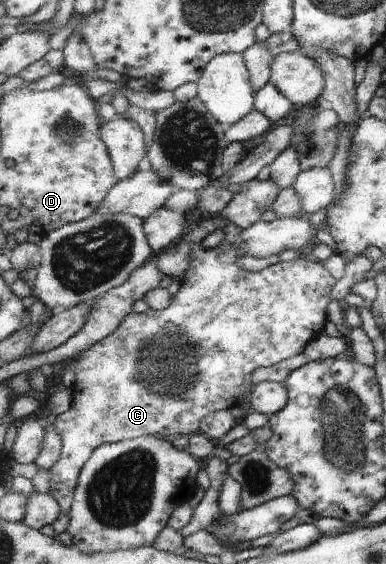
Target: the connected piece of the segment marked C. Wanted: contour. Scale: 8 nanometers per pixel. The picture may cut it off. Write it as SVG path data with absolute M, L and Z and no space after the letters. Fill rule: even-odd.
M212 217L204 218L202 224L198 224L198 228L190 230L188 238L195 242L194 254L191 258L190 270L186 273L178 292L173 296L172 304L167 309L149 308L141 313L132 313L128 315L122 324L106 338L95 342L90 348L87 348L78 359L72 360L70 364L65 366L65 370L70 370L75 374L75 382L72 384L73 403L69 411L64 414L57 415L55 421L55 429L59 431L63 440L58 462L51 468L51 483L54 492L52 496L59 501L62 513L70 513L73 505L73 496L79 483L79 476L84 465L91 458L92 453L106 443L119 443L129 441L138 437L147 437L154 435L155 437L174 439L181 435L194 435L201 431L203 418L222 409L233 409L239 402L242 402L248 394L252 395L254 384L252 382L252 373L257 368L268 368L282 362L283 360L292 358L293 356L302 355L307 344L321 334L328 321L328 304L332 300L332 288L338 282L328 270L322 265L322 262L315 260L309 256L298 255L292 261L278 262L266 267L261 271L247 271L236 265L235 251L231 248L231 244L237 240L237 232L240 230L237 226L230 225L224 221ZM224 230L224 242L215 247L204 246L204 240L212 234L213 231Z

